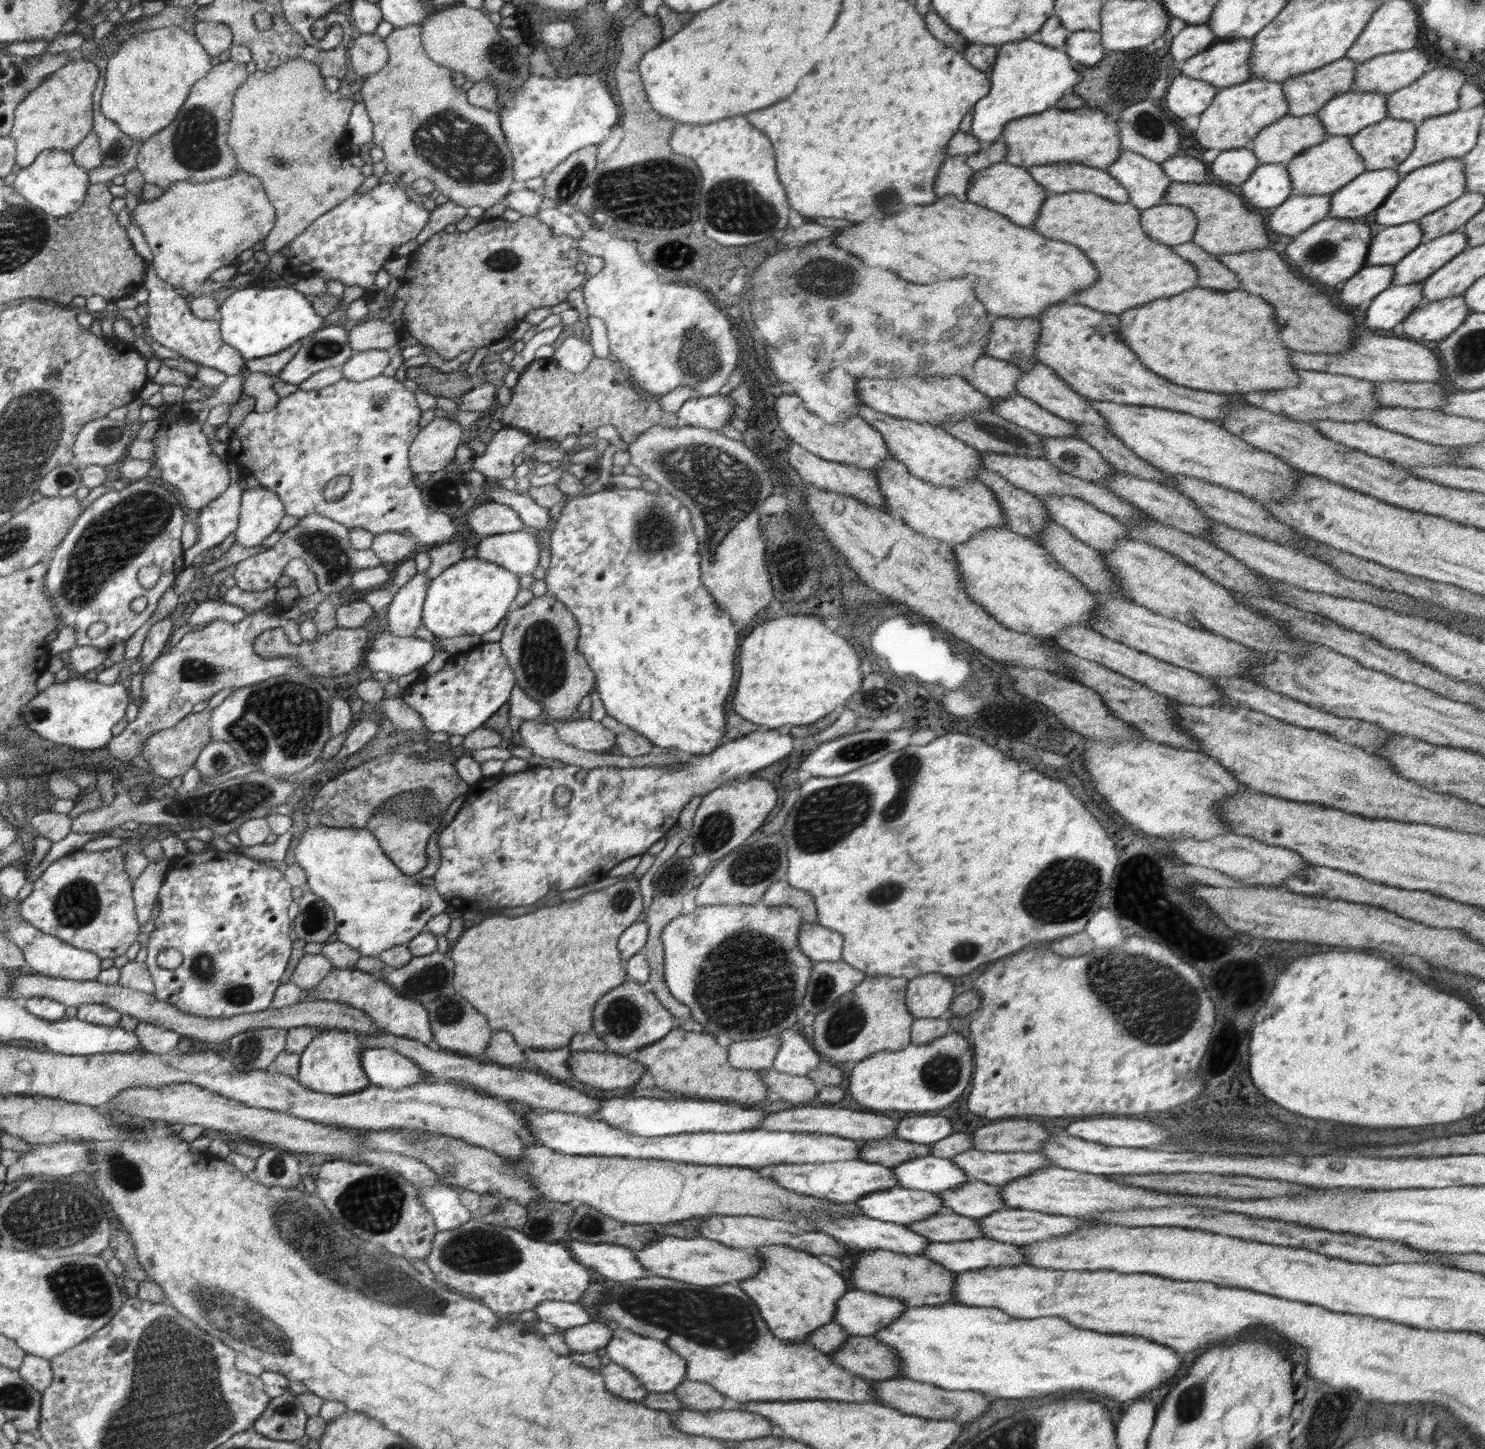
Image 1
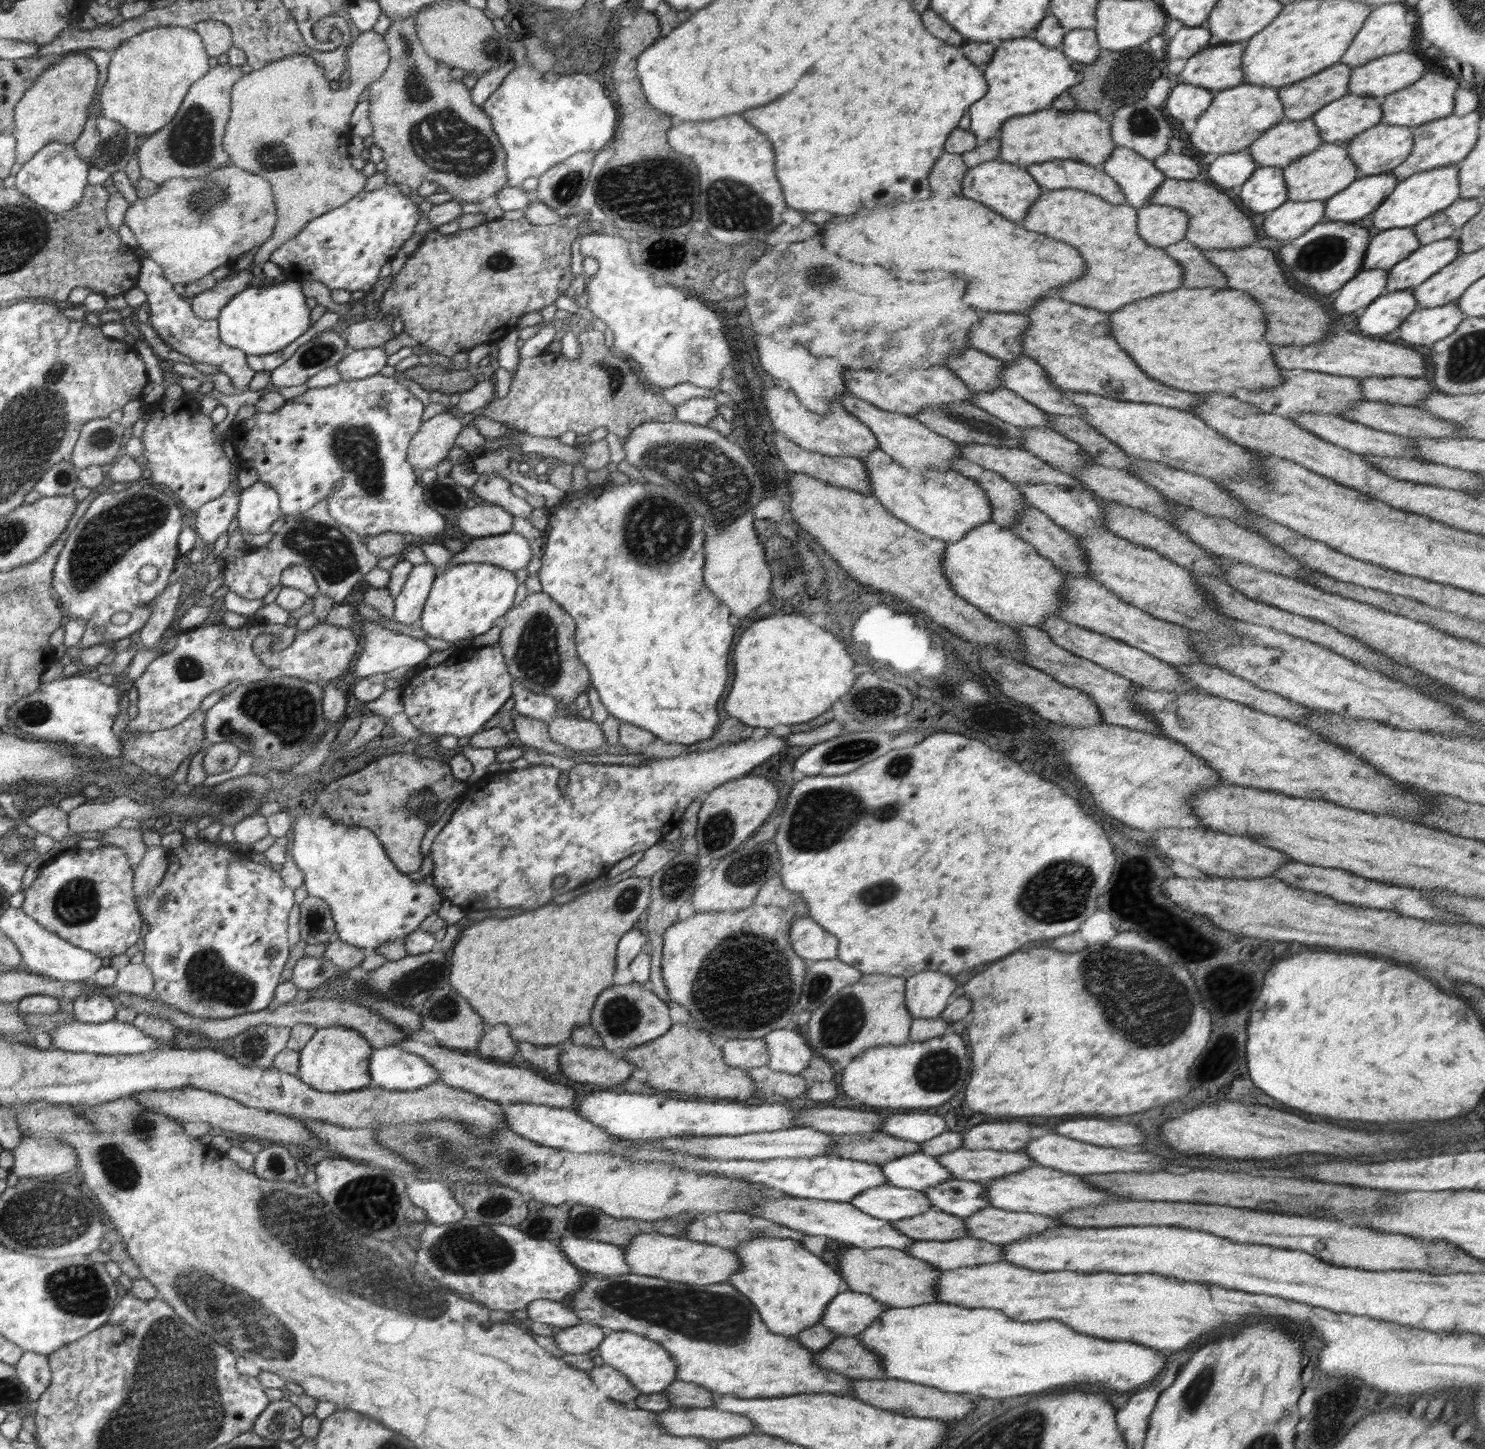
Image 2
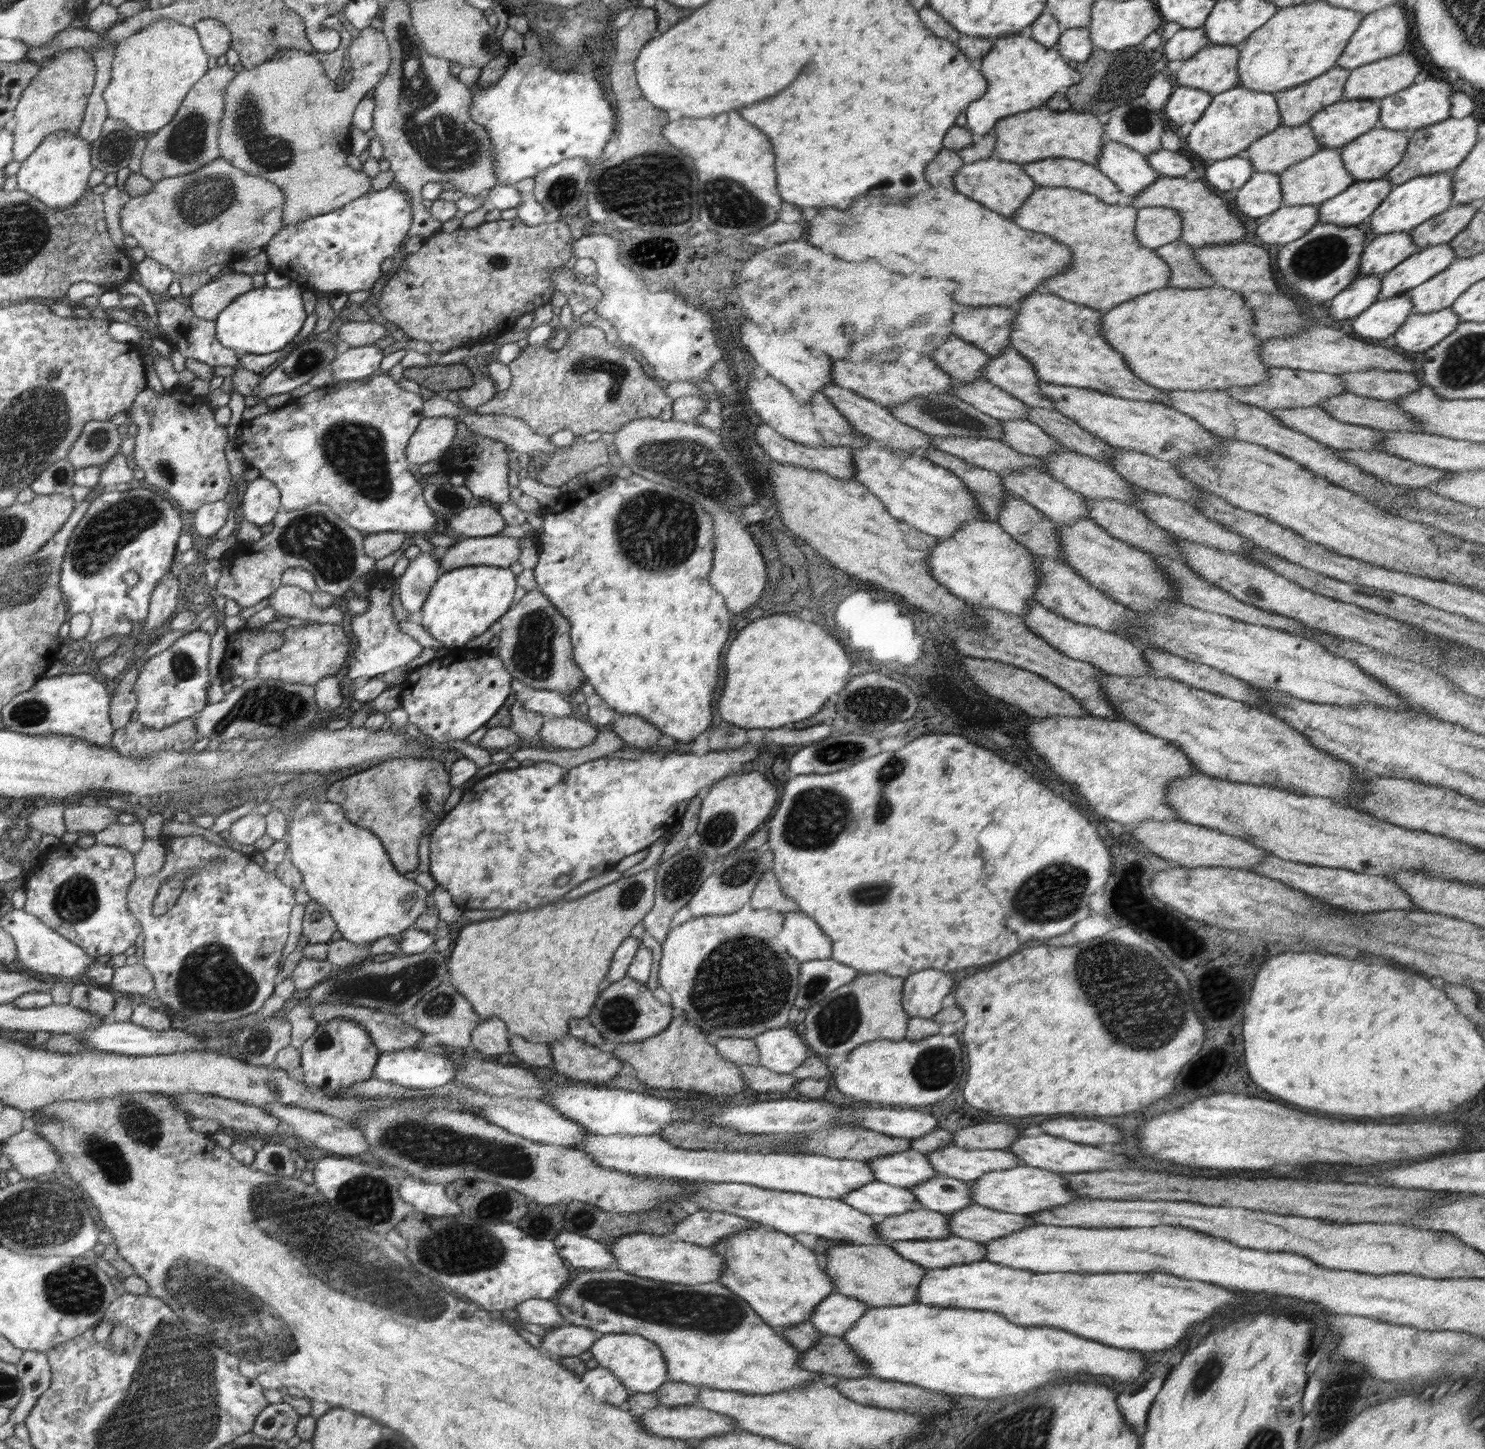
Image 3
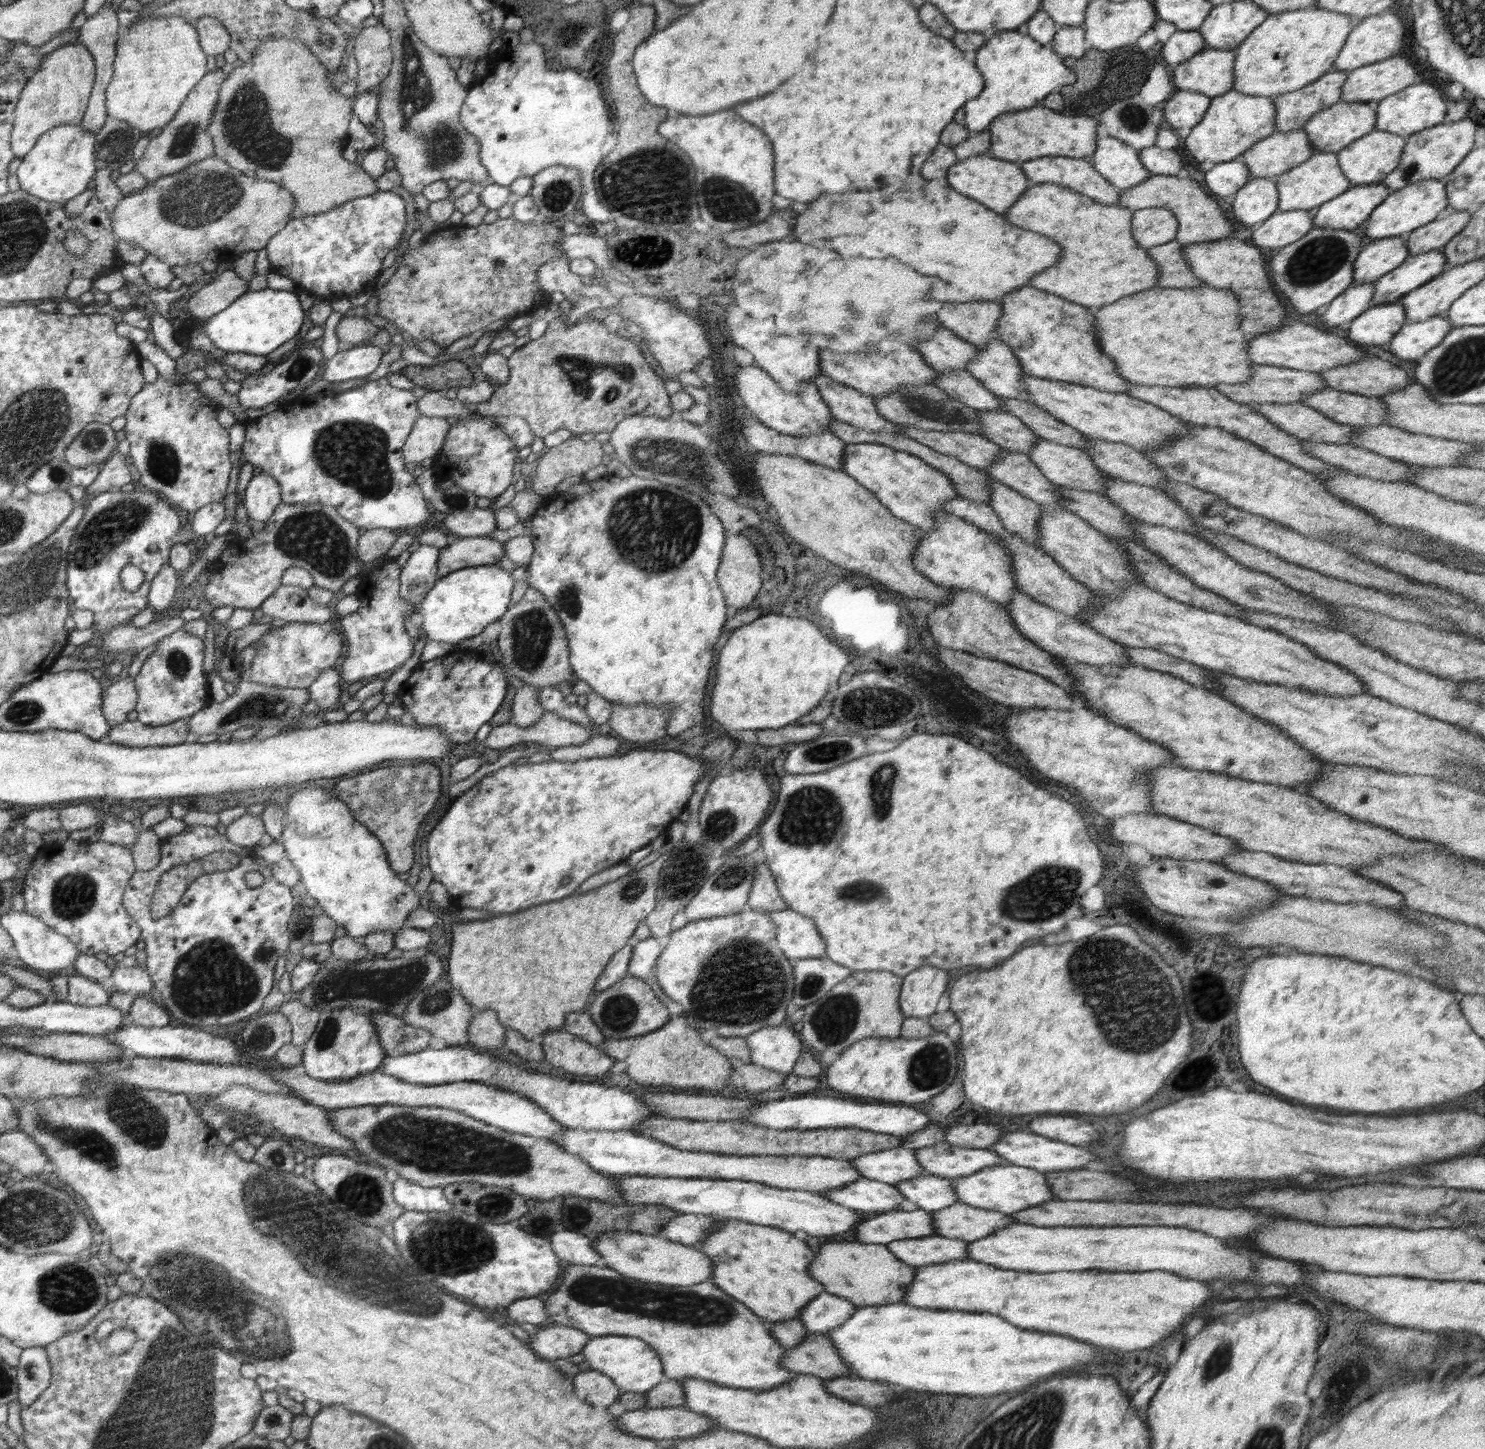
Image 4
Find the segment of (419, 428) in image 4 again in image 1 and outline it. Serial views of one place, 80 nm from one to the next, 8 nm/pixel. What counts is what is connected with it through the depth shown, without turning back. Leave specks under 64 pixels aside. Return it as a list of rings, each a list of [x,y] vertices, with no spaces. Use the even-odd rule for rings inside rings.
[[[439,413],[419,433],[416,444],[411,444],[412,470],[417,475],[444,470],[454,460],[454,452],[462,440],[460,423],[452,416]]]

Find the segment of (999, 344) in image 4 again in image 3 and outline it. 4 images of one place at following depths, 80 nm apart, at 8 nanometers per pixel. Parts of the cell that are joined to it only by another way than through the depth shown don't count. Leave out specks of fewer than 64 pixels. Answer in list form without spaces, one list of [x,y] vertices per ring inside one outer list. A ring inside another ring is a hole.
[[[1013,347],[1006,348],[1002,354],[992,355],[981,374],[990,384],[1009,392],[1026,405],[1055,410],[1039,389],[1041,381],[1032,363]]]

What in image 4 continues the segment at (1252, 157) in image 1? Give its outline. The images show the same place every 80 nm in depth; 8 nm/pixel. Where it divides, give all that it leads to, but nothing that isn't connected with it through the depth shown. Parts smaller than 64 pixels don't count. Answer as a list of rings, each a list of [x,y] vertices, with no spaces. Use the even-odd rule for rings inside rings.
[[[1242,160],[1216,163],[1205,176],[1206,186],[1212,195],[1226,198],[1235,196],[1249,180],[1249,170]]]

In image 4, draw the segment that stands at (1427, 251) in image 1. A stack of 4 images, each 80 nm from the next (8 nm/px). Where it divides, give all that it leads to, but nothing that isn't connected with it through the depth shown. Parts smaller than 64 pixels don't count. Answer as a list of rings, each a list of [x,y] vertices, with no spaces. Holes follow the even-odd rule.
[[[1442,248],[1416,256],[1408,255],[1398,268],[1392,269],[1375,282],[1371,307],[1399,301],[1408,292],[1444,271],[1445,262]]]

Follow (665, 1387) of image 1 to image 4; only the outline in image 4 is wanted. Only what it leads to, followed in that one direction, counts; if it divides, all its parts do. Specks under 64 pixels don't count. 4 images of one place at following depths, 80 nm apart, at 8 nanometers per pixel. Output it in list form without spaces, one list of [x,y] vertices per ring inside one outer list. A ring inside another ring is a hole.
[[[606,1335],[592,1337],[580,1351],[592,1370],[604,1372],[626,1392],[648,1392],[666,1379],[658,1352],[647,1341],[634,1336]]]

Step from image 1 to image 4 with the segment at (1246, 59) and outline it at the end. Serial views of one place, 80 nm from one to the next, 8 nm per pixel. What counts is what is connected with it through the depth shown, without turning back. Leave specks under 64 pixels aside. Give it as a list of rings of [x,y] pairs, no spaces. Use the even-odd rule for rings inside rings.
[[[1205,48],[1174,69],[1174,89],[1193,91],[1210,98],[1232,90],[1236,52]]]

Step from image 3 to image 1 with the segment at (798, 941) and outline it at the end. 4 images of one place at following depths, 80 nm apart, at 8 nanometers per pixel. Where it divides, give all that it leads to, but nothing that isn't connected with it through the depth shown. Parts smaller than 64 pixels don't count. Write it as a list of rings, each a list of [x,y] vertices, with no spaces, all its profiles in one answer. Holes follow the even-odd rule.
[[[804,923],[799,928],[799,948],[812,960],[842,961],[844,937],[816,923]]]

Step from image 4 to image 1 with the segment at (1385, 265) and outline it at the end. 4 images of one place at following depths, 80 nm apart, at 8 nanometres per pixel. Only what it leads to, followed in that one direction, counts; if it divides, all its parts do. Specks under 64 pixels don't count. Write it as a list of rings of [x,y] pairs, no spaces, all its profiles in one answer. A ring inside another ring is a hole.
[[[1406,222],[1396,226],[1386,226],[1372,237],[1369,244],[1366,264],[1395,265],[1419,244],[1423,244],[1419,223]]]

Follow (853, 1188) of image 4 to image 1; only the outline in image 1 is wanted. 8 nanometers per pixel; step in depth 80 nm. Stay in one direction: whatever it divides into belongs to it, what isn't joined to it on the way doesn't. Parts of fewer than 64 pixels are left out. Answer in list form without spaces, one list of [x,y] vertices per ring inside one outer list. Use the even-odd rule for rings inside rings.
[[[892,1187],[854,1202],[862,1214],[873,1219],[907,1225],[945,1210],[936,1193],[904,1187]]]

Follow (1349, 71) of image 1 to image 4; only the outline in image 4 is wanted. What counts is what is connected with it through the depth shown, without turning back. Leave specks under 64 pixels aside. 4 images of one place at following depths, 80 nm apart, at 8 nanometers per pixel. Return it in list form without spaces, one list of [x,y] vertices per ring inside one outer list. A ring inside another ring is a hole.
[[[1331,70],[1298,91],[1286,92],[1274,98],[1276,131],[1301,130],[1317,112],[1340,101],[1348,74],[1348,71]]]

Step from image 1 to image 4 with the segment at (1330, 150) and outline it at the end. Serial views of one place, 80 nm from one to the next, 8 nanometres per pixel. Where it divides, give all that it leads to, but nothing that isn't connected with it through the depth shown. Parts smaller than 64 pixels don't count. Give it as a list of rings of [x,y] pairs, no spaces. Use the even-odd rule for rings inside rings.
[[[1316,152],[1302,164],[1275,178],[1278,188],[1278,211],[1310,210],[1340,196],[1350,189],[1350,181],[1340,170],[1336,153]]]

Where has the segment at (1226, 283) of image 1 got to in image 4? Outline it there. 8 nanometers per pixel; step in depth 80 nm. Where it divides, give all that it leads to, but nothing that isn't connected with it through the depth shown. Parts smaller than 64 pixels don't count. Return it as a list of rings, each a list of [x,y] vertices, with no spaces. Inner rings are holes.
[[[1176,239],[1146,250],[1152,260],[1159,264],[1159,279],[1156,286],[1160,288],[1194,288],[1206,285],[1196,278],[1183,258],[1183,245]]]

